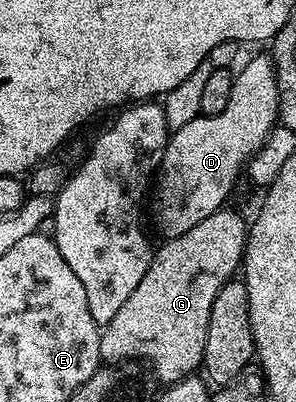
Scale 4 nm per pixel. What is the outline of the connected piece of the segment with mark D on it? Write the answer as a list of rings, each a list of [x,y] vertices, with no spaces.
[[[271,54],[256,55],[244,68],[234,75],[234,89],[230,89],[230,105],[226,105],[226,109],[222,109],[222,113],[217,115],[199,115],[194,121],[190,121],[187,125],[182,125],[182,129],[171,132],[168,137],[168,144],[164,150],[164,156],[158,168],[158,174],[154,179],[154,195],[156,191],[156,200],[151,200],[150,207],[156,210],[156,227],[161,231],[164,239],[173,239],[182,233],[194,229],[194,225],[198,225],[198,221],[206,221],[206,217],[213,215],[215,211],[221,210],[225,206],[224,203],[228,199],[228,194],[232,191],[232,186],[236,183],[236,178],[241,178],[242,172],[248,166],[248,160],[259,151],[261,145],[268,140],[268,135],[272,132],[273,127],[277,126],[278,116],[280,114],[280,98],[278,97],[278,85],[276,84],[276,70],[272,64]]]

